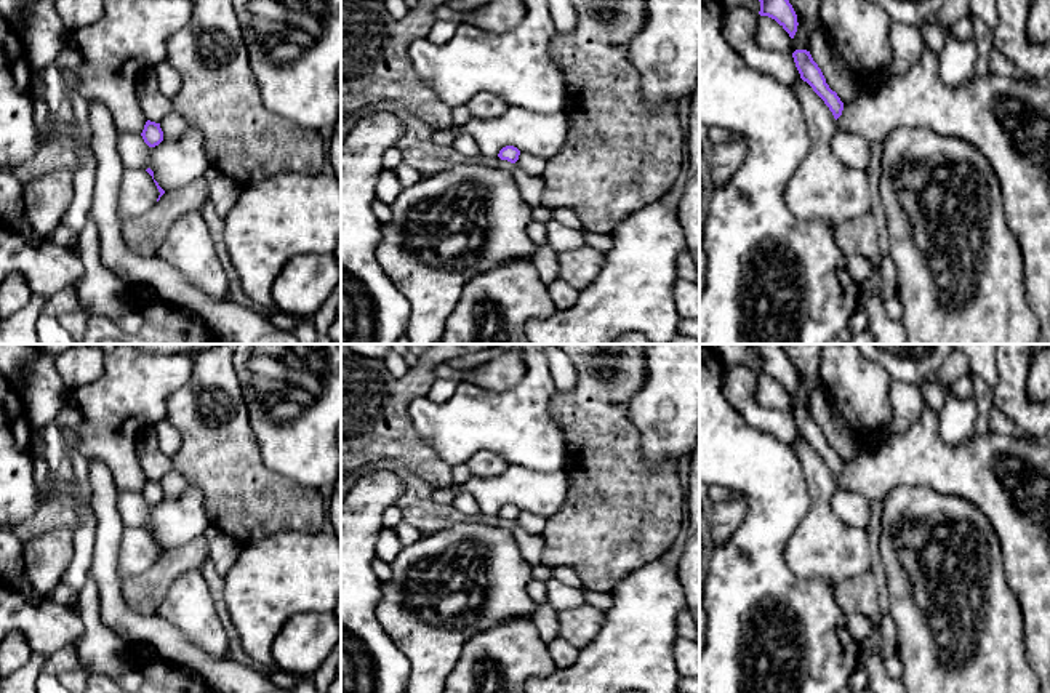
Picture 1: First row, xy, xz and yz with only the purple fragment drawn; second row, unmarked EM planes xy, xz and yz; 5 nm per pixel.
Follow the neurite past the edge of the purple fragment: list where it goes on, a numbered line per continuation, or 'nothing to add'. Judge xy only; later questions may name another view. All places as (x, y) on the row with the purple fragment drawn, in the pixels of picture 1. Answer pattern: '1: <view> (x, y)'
nothing to add

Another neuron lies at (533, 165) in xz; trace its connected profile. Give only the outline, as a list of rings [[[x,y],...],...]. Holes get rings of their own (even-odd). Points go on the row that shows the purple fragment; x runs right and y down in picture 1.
[[[520,152],[519,155],[519,166],[530,176],[543,176],[544,168],[546,168],[546,160],[544,157],[538,157],[530,152]]]

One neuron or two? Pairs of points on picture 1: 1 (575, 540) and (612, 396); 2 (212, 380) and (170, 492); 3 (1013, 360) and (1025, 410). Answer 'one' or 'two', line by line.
1: one
2: two
3: one

